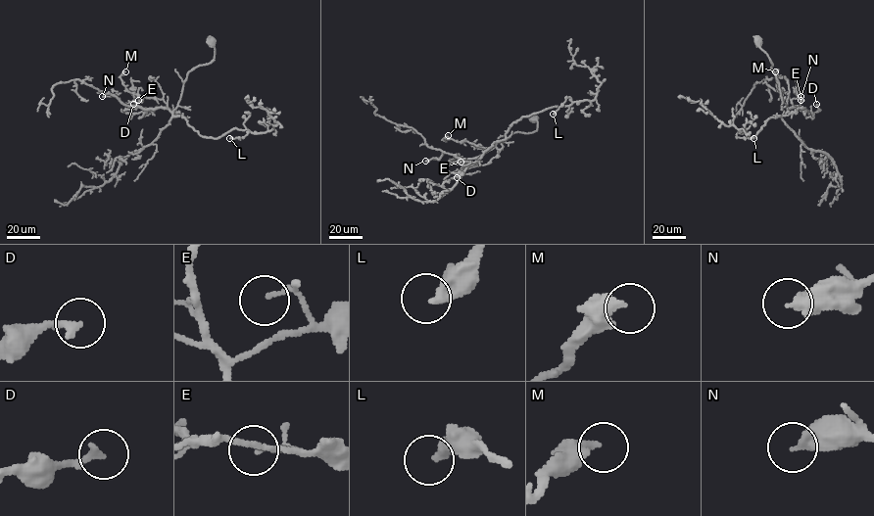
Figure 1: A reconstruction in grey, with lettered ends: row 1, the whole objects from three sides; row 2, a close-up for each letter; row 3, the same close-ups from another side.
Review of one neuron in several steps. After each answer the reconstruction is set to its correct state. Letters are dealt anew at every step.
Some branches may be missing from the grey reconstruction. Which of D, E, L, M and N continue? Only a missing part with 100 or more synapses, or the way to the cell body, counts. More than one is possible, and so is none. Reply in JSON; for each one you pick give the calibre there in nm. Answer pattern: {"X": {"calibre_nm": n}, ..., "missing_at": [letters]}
{"missing_at": []}

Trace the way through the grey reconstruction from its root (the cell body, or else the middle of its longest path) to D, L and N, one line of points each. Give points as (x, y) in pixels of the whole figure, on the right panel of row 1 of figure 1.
D: (758, 40), (772, 64), (781, 109), (786, 112), (796, 108), (812, 113), (819, 111), (816, 104)
L: (758, 40), (772, 64), (783, 114), (769, 117), (752, 138), (746, 128), (737, 134), (753, 138)
N: (758, 40), (772, 64), (781, 109), (785, 112), (798, 109), (791, 100), (801, 96)

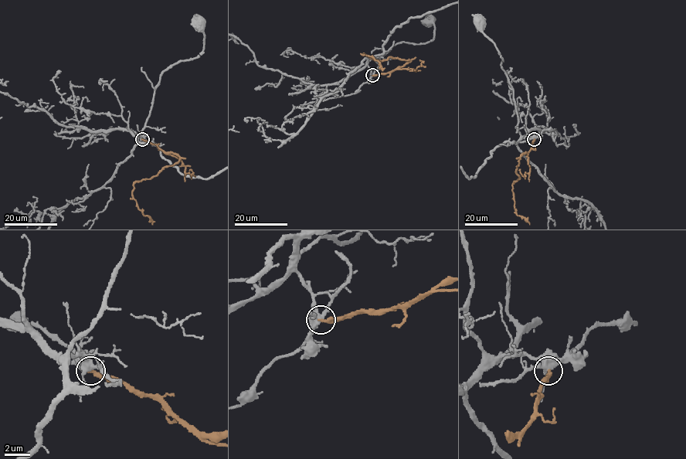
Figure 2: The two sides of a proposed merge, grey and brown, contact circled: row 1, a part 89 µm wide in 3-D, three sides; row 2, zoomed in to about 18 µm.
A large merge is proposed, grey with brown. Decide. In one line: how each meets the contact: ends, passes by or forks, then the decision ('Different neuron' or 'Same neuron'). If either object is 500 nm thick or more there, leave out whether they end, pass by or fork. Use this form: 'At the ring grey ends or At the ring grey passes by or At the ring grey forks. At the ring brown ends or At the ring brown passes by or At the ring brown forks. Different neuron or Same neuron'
At the ring grey forks. At the ring brown ends. Different neuron

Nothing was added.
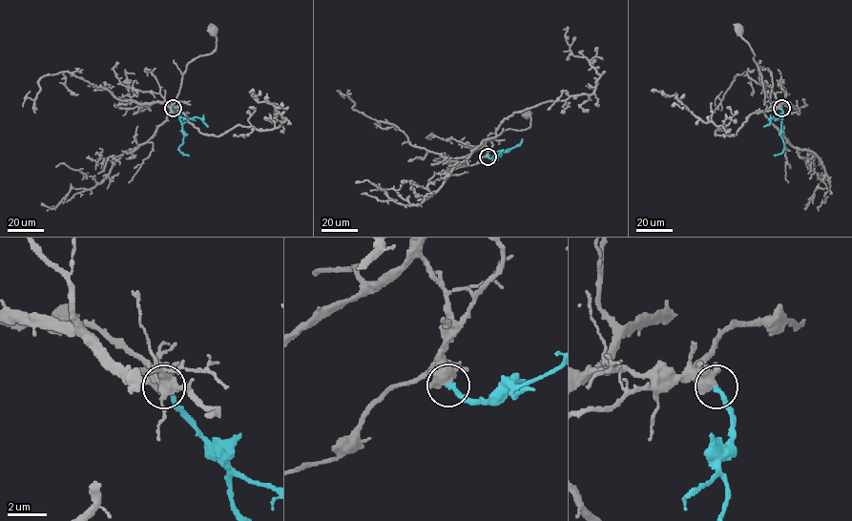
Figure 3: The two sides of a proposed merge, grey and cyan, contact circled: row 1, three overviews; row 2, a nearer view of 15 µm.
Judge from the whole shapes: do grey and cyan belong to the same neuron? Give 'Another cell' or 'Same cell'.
Same cell

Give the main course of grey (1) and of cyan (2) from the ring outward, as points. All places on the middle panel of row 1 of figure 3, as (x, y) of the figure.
1: (488, 156), (485, 143), (506, 130), (524, 130), (529, 127), (530, 116), (528, 114)
2: (488, 156), (498, 156), (497, 159), (493, 159), (501, 152), (497, 151)

